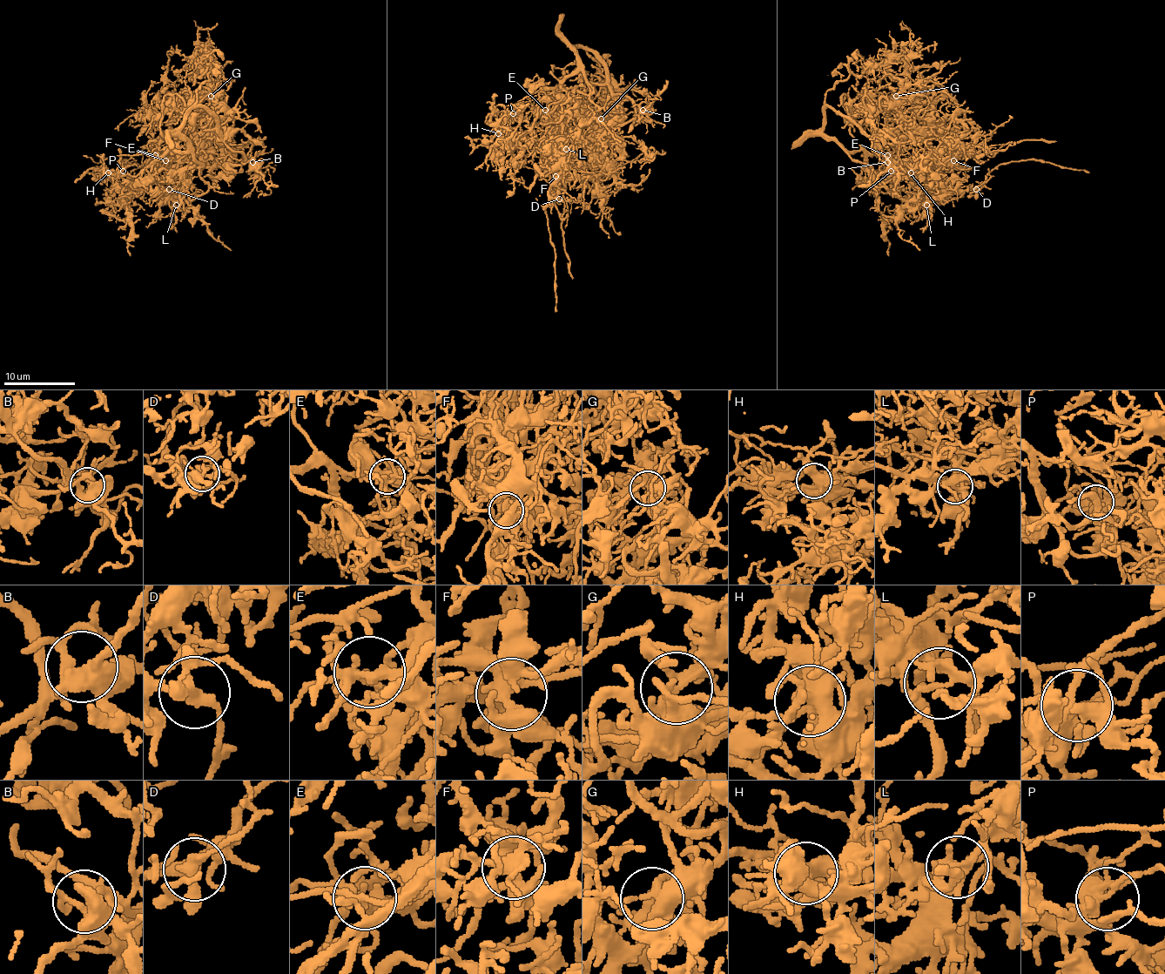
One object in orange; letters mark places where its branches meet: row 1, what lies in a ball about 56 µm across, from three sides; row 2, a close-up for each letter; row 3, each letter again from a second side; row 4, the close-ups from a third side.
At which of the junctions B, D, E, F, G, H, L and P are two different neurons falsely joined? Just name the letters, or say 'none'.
none

